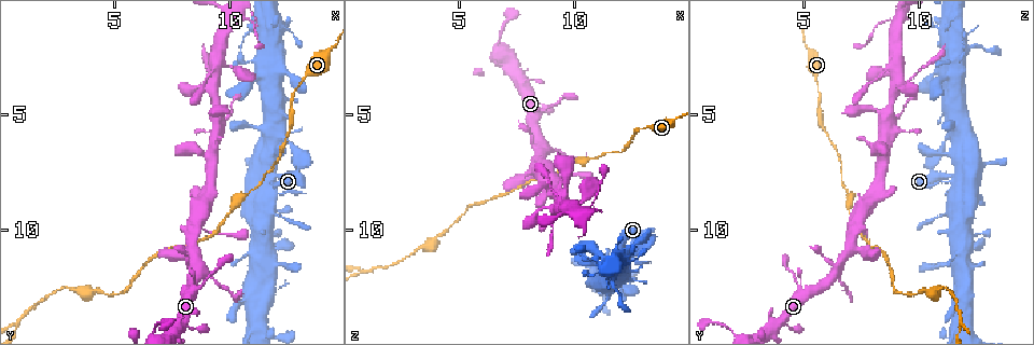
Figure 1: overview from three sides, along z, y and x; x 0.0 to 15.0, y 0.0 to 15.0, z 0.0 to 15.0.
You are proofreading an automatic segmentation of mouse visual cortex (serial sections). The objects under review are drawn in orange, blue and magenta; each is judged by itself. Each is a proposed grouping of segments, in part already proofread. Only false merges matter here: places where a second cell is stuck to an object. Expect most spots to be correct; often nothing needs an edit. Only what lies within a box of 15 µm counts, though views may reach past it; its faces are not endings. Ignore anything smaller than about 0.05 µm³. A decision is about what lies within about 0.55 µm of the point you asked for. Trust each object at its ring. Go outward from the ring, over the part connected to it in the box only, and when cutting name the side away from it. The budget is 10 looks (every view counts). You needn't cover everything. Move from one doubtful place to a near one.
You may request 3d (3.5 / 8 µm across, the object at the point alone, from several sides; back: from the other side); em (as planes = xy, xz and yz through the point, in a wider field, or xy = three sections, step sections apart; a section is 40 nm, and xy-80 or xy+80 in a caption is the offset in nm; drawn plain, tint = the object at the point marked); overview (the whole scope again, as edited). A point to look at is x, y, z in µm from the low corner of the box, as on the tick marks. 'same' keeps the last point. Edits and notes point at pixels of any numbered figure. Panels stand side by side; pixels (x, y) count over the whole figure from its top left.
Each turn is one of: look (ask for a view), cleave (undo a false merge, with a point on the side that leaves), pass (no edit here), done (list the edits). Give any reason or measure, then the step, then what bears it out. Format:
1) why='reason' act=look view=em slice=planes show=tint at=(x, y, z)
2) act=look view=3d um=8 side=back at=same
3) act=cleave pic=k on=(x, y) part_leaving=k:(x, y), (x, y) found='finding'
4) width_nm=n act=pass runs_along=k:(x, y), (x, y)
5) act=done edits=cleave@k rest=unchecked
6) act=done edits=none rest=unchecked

why='calibre changes' act=look view=3d um=3.5 at=(11.7, 9.1, 11.4)

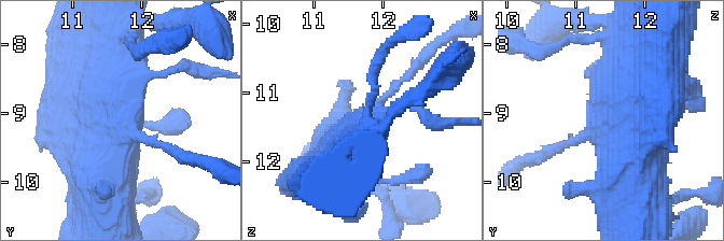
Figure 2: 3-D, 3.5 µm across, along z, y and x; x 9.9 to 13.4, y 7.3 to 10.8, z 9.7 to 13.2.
why='now the EM' act=look view=em slice=xy step=1 show=tint at=(11.80, 9.10, 11.50)

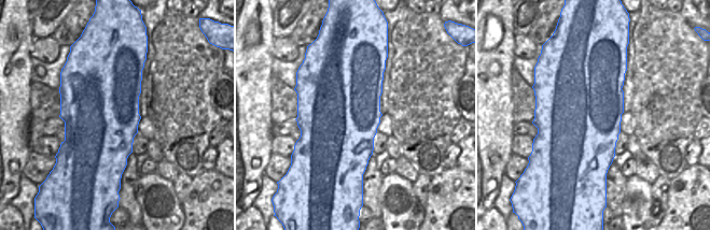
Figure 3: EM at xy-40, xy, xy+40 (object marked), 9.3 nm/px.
act=pass found='all the same cell'

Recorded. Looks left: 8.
act=look view=3d um=3.5 at=(12.4, 11.5, 11.1)

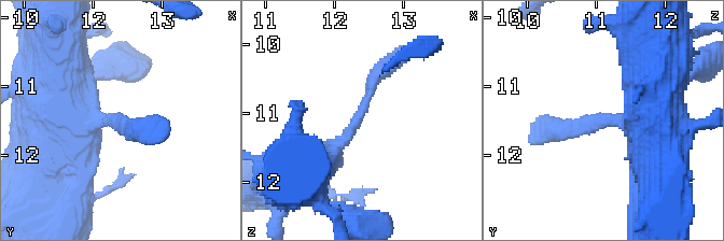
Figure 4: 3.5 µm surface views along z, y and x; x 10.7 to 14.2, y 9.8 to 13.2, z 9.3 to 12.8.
act=look view=em slice=planes show=plain at=(12.35, 11.55, 11.10)

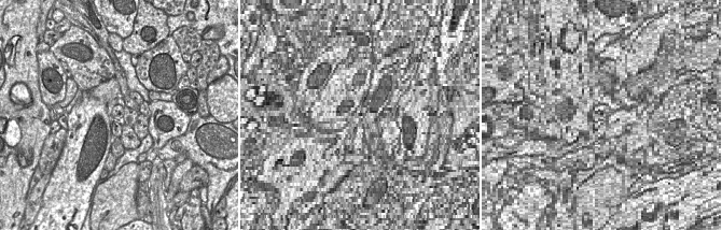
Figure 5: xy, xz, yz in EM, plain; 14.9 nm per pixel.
why='where the object lies' act=look view=em slice=planes show=tint at=same

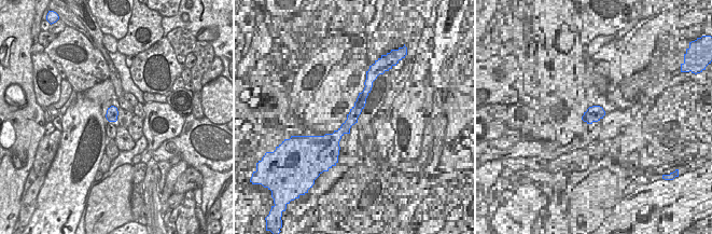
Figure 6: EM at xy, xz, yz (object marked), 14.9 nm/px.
act=pass runs_along=4:(296, 172), (339, 145), (392, 62) found='continuous, no second cell'

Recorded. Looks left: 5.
why='narrows sharply' act=look view=3d um=3.5 at=(10.8, 8.3, 6.9)

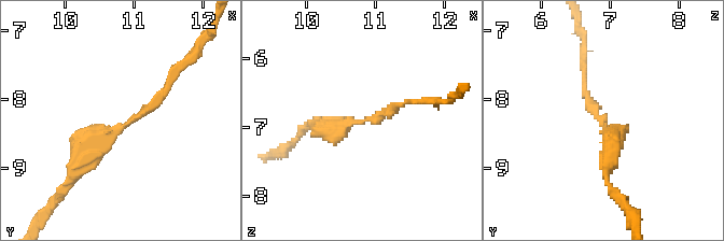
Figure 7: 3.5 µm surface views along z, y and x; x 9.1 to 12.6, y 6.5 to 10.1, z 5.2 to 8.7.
why='need the tissue' act=look view=em slice=planes show=tint at=(10.75, 8.35, 6.90)

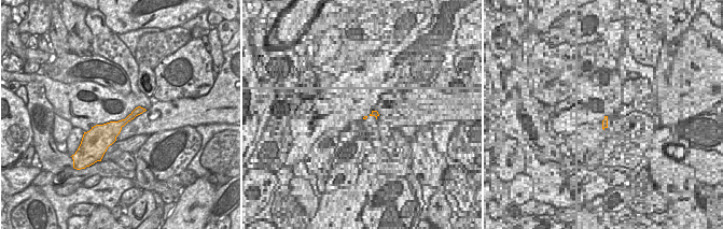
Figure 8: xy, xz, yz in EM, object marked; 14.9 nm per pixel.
act=pass runs_along=7:(168, 82), (72, 174) found='all the same cell'

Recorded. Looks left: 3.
act=look view=3d um=3.5 at=(8.8, 12.5, 4.8)

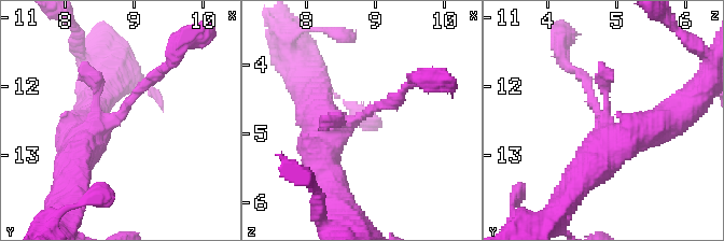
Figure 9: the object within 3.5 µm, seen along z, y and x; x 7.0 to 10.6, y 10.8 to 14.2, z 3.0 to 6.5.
why='shape alone is not enough' act=look view=em slice=xy step=5 show=tint at=(8.70, 12.45, 4.80)

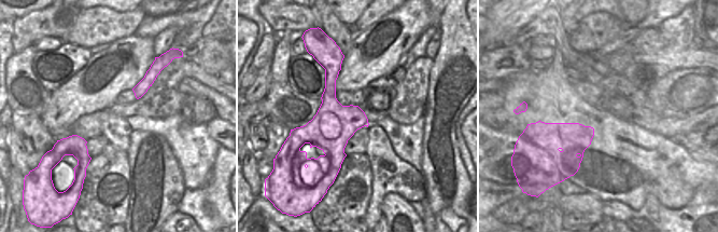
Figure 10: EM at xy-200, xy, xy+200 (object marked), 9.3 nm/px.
act=pass runs_along=9:(68, 160), (164, 71) found='one cell here'

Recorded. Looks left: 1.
act=done edits=none rest=unchecked

